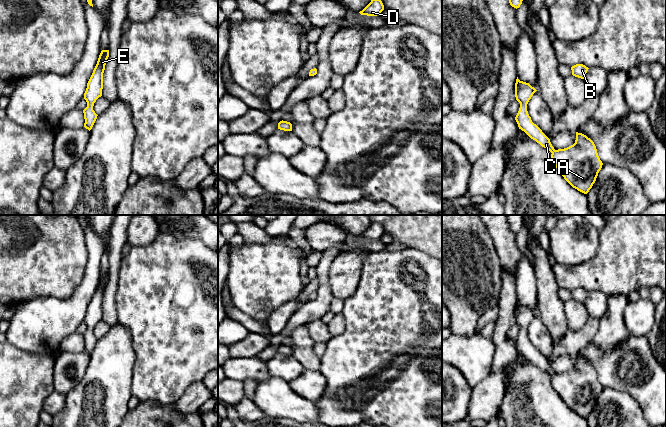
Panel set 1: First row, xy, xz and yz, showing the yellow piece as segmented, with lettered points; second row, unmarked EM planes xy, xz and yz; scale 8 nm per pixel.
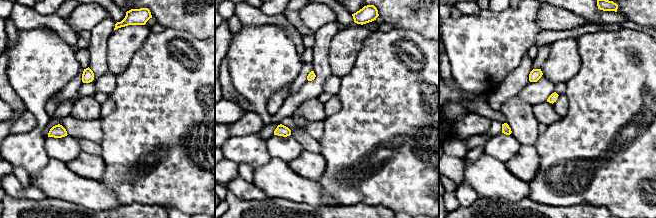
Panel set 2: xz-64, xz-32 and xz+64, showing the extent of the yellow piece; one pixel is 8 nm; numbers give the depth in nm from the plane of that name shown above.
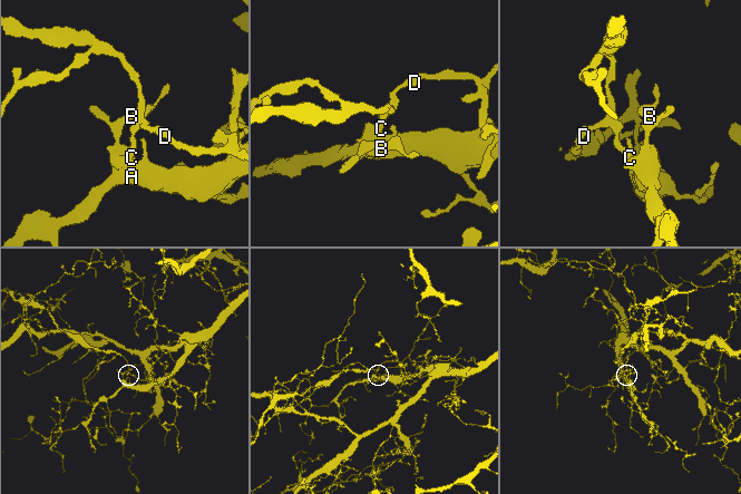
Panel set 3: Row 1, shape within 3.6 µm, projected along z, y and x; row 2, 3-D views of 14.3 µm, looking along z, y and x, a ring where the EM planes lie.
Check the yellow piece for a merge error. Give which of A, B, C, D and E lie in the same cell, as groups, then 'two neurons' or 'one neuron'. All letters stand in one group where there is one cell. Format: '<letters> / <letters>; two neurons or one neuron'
A B C / D E; two neurons

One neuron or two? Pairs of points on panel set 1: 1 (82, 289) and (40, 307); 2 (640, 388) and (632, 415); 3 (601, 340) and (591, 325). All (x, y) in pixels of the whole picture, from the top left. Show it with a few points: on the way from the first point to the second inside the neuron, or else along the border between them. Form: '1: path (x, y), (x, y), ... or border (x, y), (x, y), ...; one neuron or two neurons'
1: path (74, 300), (67, 307), (51, 307); one neuron
2: border (615, 390), (629, 394), (637, 402), (644, 416); two neurons
3: border (600, 319), (598, 329), (592, 340); two neurons

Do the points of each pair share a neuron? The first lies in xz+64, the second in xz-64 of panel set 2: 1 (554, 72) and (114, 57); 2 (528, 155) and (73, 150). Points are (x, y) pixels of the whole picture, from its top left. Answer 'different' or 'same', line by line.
1: same
2: different

